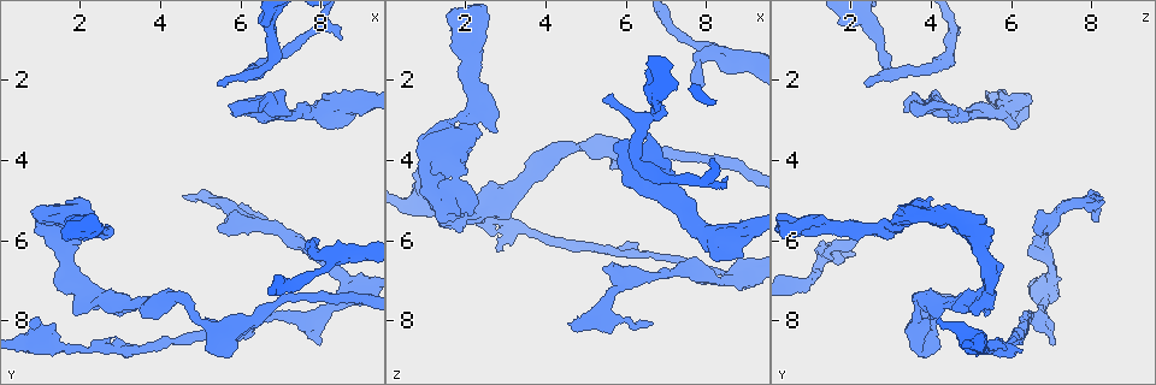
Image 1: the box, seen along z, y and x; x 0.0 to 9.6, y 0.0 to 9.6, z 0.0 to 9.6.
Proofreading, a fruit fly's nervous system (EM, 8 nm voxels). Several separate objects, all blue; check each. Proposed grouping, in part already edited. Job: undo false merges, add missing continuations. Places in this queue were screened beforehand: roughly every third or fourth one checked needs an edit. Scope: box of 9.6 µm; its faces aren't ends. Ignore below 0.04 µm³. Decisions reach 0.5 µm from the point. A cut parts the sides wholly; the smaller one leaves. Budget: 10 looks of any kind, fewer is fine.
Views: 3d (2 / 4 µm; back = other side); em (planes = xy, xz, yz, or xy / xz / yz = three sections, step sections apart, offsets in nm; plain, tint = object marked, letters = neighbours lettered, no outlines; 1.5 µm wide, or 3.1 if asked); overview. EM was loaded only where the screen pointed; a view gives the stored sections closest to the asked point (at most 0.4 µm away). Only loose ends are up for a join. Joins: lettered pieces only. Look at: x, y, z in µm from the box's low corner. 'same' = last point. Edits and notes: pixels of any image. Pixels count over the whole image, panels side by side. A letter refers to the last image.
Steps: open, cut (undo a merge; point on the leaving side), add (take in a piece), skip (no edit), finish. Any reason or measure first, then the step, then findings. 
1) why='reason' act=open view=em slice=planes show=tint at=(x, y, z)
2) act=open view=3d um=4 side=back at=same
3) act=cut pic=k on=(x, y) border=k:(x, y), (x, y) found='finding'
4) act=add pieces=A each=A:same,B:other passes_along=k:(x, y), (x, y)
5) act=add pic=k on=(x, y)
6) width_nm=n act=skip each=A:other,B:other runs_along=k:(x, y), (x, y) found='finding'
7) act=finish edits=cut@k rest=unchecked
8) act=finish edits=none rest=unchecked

why='free end' act=open view=3d um=2 at=(6.40, 2.75, 3.30)

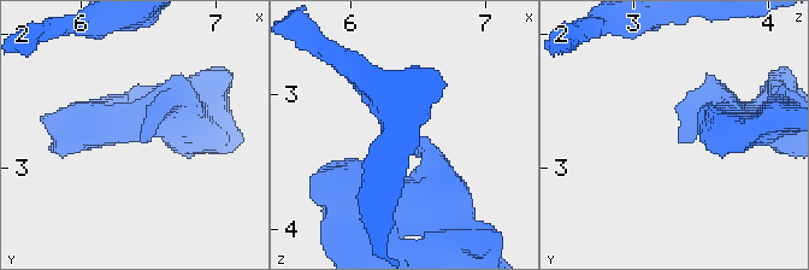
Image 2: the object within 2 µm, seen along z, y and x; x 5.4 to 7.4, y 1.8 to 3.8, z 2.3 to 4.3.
act=open view=em slice=planes show=letters at=(6.46, 2.80, 3.32)

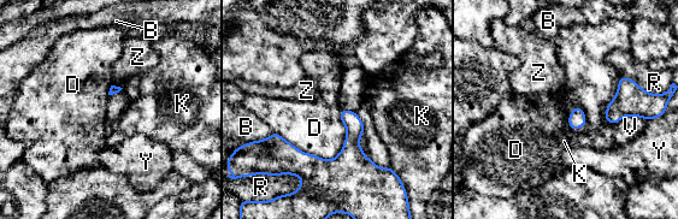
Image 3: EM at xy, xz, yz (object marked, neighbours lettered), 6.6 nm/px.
act=skip each=B:other,D:other,K:other,R:other,V:other,Y:other,Z:other found='none of them fits'

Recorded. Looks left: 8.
why='free end' act=open view=3d um=4 at=(6.45, 0.65, 1.80)

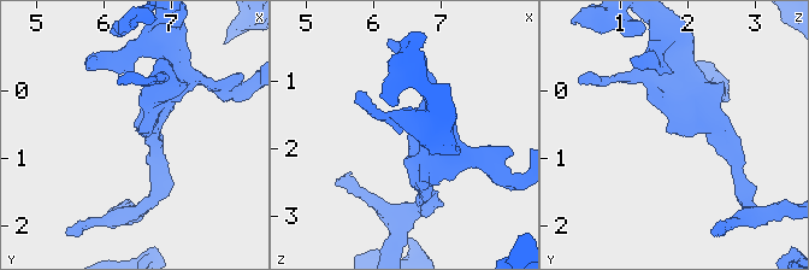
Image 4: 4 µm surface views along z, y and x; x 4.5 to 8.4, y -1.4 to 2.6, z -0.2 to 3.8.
act=open view=em slice=yz step=8 show=plain at=(6.50, 0.60, 1.85)

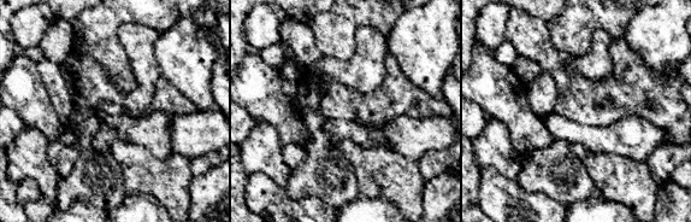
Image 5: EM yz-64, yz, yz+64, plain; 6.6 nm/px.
why='what lies round it' act=open view=em slice=yz step=8 show=letters at=same

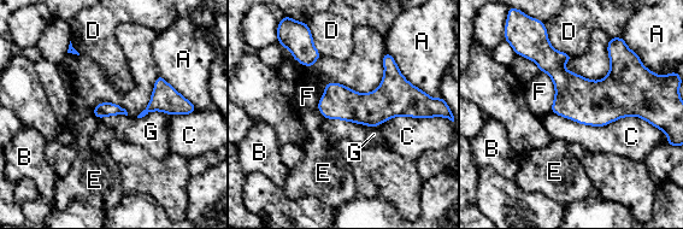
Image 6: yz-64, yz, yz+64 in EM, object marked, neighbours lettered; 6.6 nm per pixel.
act=skip each=A:other,B:other,C:other,D:other,E:other,F:other,G:other found='no lettered piece goes on from it'

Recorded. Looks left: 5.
why='thin end' act=open view=3d um=2 at=(6.70, 5.45, 8.05)

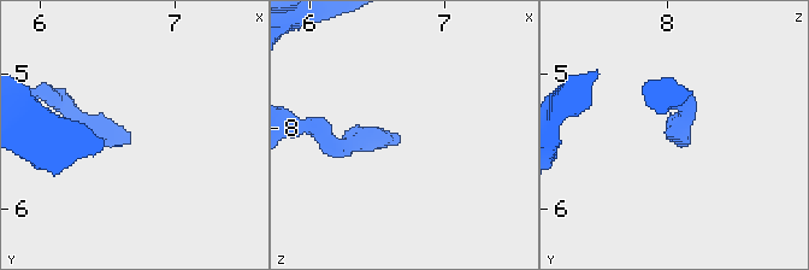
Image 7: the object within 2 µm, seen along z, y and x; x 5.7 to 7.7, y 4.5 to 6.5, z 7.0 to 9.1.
why='now the EM' act=open view=em slice=xy step=4 show=letters at=(6.64, 5.48, 8.04)

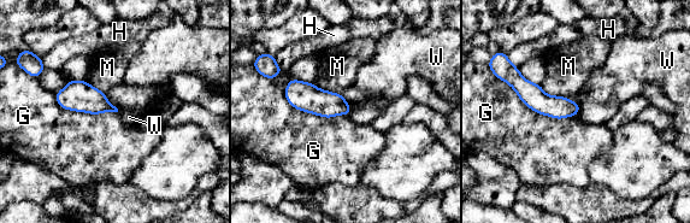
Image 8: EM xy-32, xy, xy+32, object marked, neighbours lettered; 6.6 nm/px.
why='another direction' act=open view=em slice=planes show=letters at=same

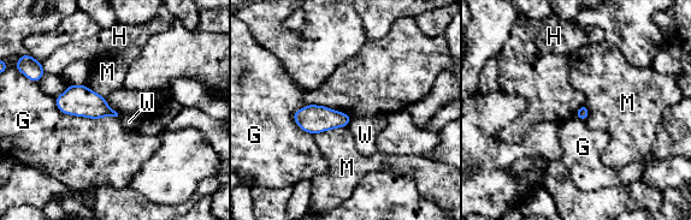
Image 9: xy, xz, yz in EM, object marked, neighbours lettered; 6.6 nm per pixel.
longest_contact=G:440nm act=skip each=G:other,H:other,M:other,W:other border=9:(54, 99), (65, 113), (117, 117) found='none of them fits'

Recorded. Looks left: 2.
act=open view=em slice=planes show=letters at=(2.75, 8.75, 6.25)

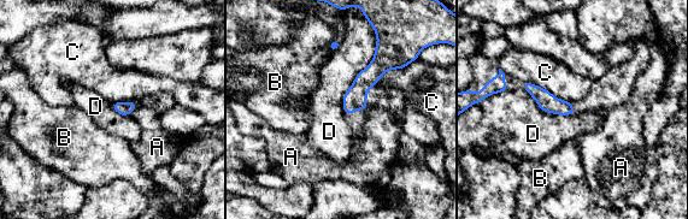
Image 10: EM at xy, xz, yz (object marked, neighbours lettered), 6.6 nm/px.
longest_contact=D:600nm act=skip each=A:other,B:other,C:other,D:other border=10:(376, 33), (344, 113) found='none of them fits'

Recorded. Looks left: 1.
act=finish edits=none rest=unchecked

